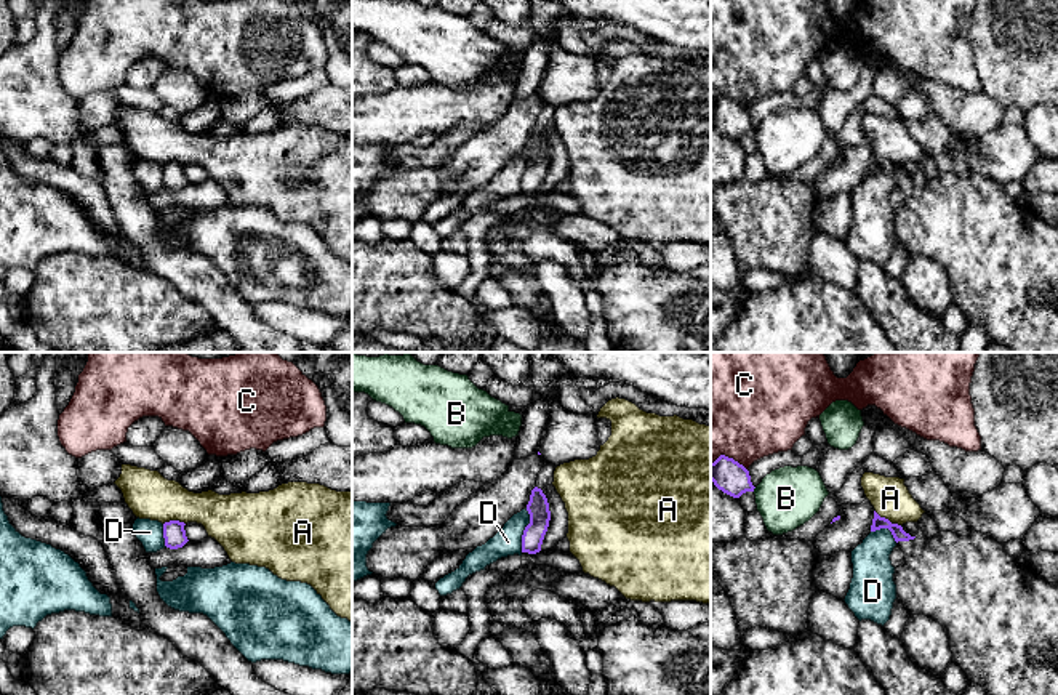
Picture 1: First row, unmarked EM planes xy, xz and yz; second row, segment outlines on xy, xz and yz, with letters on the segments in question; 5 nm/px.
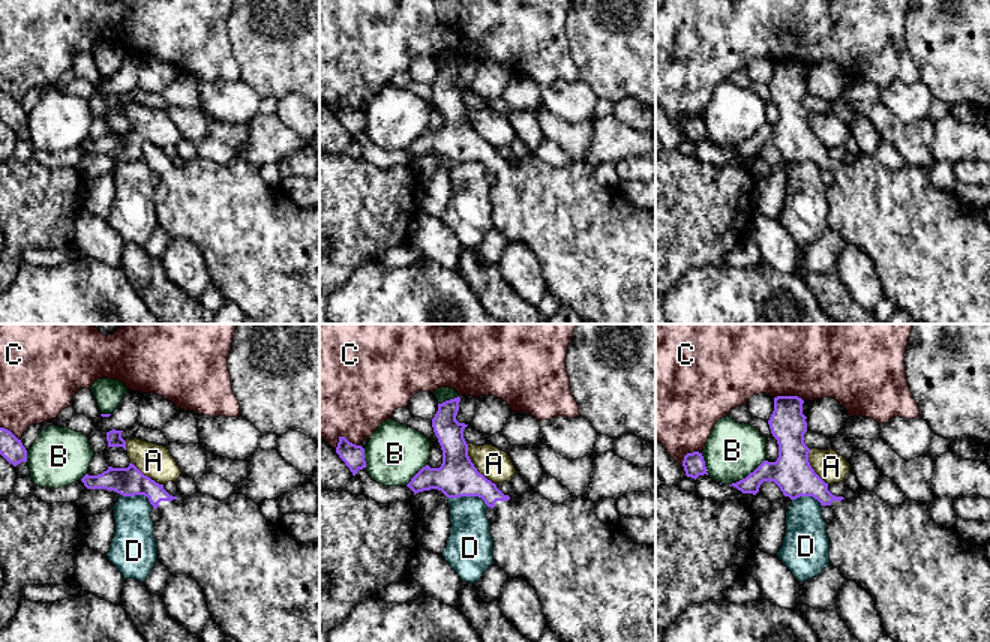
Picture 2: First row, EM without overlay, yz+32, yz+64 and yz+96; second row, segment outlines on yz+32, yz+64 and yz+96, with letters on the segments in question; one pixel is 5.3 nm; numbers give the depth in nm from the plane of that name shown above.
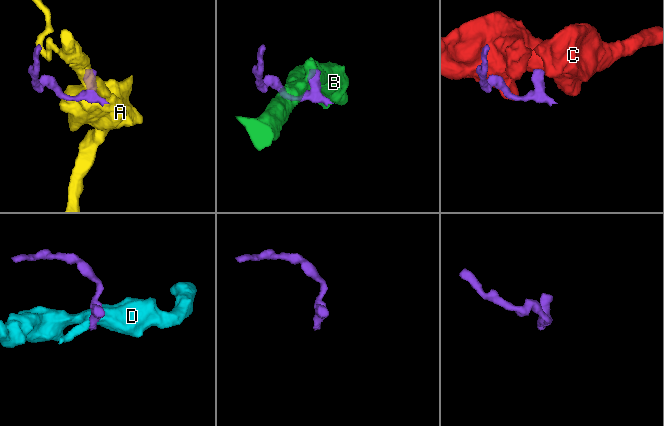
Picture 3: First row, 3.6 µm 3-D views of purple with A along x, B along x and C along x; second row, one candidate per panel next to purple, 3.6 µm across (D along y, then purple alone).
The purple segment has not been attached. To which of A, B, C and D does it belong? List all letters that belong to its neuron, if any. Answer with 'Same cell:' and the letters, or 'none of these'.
Same cell: none of these

